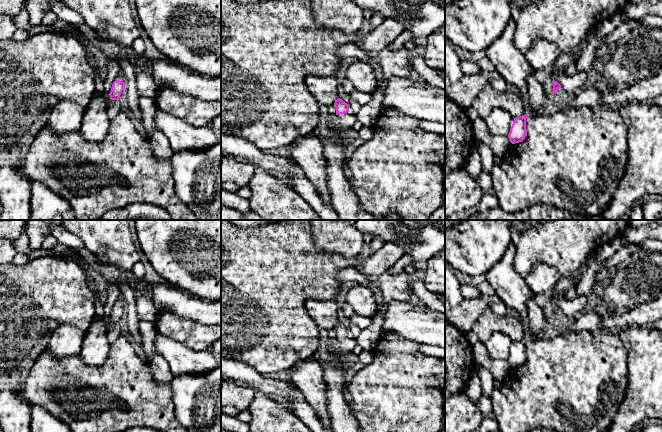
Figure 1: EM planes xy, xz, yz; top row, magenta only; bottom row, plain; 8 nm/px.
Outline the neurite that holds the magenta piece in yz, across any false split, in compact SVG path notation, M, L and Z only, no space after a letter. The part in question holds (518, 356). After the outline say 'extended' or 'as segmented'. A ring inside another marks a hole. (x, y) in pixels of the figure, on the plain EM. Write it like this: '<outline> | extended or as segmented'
M526 339L514 342L508 362L512 368L522 366L527 360Z | as segmented

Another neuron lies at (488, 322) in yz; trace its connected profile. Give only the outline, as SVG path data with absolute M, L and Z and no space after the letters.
M489 307L481 313L471 331L483 343L486 343L495 332L507 335L514 342L524 338L523 323L519 318L508 315L498 316Z

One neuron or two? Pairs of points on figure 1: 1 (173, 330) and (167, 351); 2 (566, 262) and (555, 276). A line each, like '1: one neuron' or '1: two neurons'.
1: two neurons
2: two neurons

